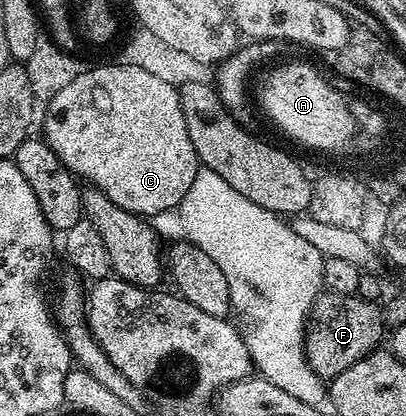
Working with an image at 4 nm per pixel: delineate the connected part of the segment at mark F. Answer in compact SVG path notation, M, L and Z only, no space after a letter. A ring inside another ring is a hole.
M322 292L316 299L309 316L310 325L304 334L304 347L310 367L324 381L330 381L370 355L382 343L387 326L382 308L358 295L341 295Z

